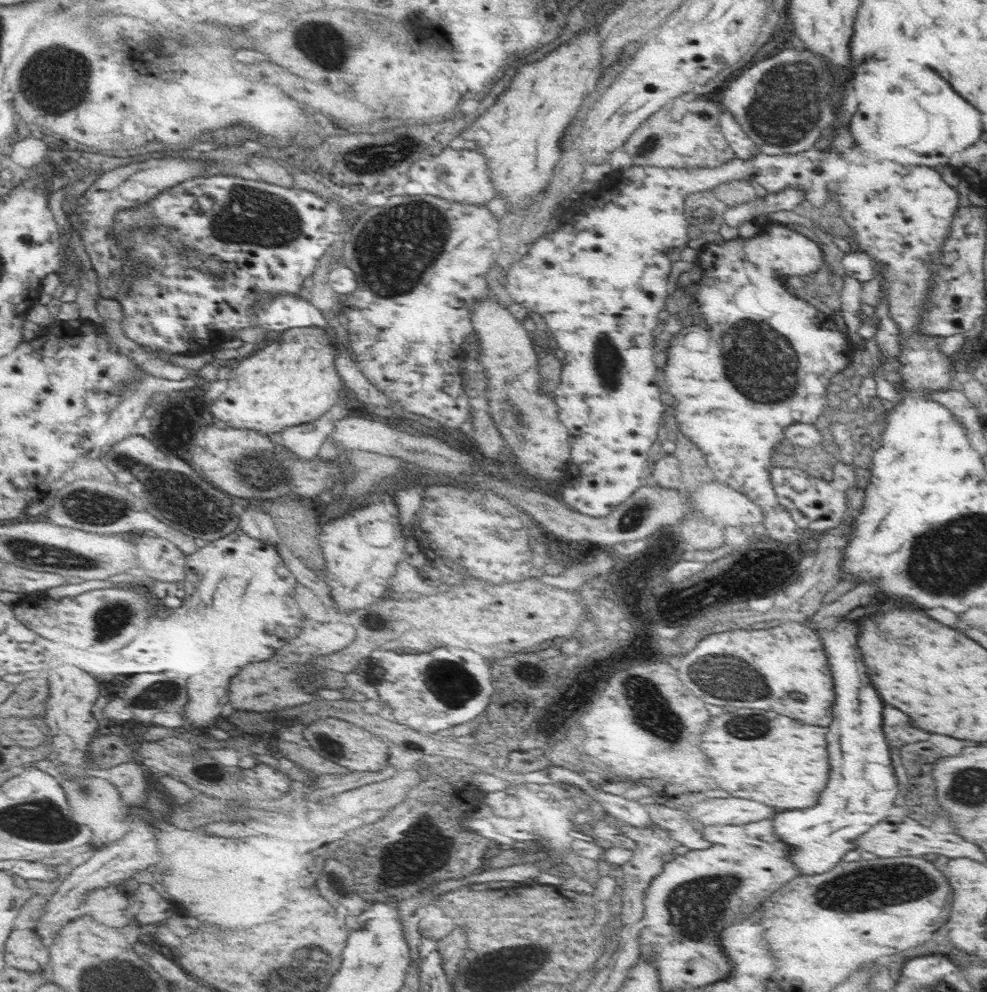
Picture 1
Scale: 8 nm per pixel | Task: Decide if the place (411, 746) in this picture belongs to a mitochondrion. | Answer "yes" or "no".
no

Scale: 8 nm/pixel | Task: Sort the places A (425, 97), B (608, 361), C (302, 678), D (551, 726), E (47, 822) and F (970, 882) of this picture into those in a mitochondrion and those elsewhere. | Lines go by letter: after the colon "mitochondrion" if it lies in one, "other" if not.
A: other
B: mitochondrion
C: mitochondrion
D: other
E: mitochondrion
F: other

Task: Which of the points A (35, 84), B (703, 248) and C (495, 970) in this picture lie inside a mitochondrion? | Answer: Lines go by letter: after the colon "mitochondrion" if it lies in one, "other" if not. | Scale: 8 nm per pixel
A: mitochondrion
B: other
C: mitochondrion

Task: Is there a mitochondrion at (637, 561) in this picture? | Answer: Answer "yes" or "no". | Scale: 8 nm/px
no

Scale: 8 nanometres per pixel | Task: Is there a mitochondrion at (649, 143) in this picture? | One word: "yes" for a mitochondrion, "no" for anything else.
yes

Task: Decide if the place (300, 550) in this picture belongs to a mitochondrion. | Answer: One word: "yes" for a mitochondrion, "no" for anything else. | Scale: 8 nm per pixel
no

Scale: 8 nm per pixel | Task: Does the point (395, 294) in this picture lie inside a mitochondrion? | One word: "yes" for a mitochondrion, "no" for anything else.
yes

